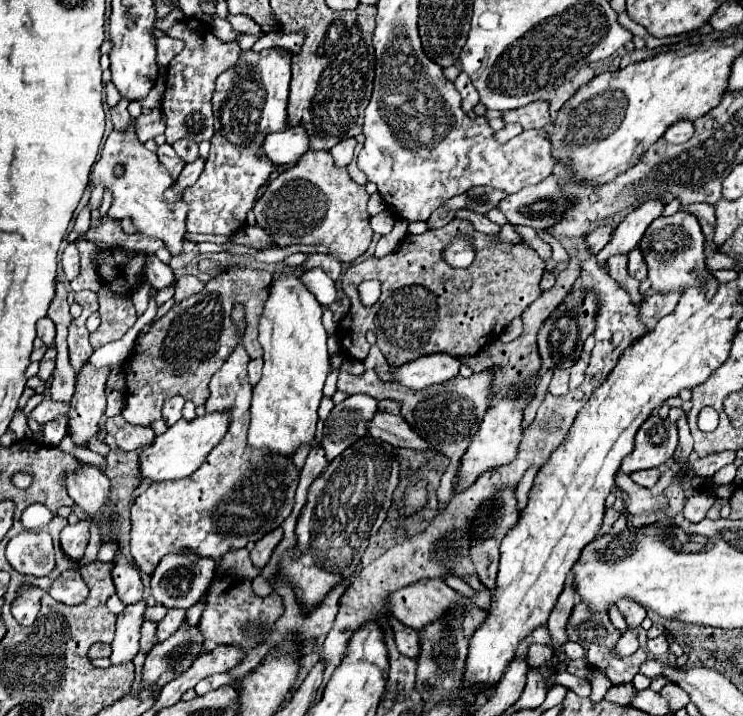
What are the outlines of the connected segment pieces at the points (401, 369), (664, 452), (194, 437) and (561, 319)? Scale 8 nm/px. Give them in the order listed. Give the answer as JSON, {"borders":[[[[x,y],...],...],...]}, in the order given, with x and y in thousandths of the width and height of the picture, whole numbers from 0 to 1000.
{"borders":[[[[572,494],[540,511],[524,511],[524,522],[529,534],[553,545],[567,545],[615,525],[615,500],[604,494]]],[[[873,581],[855,609],[855,628],[841,637],[836,656],[852,662],[865,654],[884,654],[900,642],[914,620],[911,595],[890,587],[887,581]]],[[[279,575],[276,581],[265,581],[262,587],[244,584],[233,592],[222,606],[211,609],[201,626],[190,631],[190,662],[192,668],[203,668],[206,673],[217,670],[241,670],[260,662],[273,645],[276,637],[300,615],[311,592],[311,578],[300,575]]],[[[785,411],[785,416],[769,416],[763,413],[755,427],[750,427],[750,433],[742,436],[742,441],[734,447],[734,453],[725,461],[725,494],[728,494],[728,517],[750,517],[750,514],[769,514],[782,492],[785,492],[785,480],[787,472],[798,464],[801,458],[801,436],[803,436],[803,416],[798,411]]]]}

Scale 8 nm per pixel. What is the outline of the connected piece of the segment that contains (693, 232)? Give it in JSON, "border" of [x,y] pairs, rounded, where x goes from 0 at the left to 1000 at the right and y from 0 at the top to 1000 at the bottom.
{"border":[[[911,296],[906,302],[887,302],[876,310],[876,316],[868,321],[863,338],[860,338],[863,355],[873,372],[873,391],[876,399],[887,411],[914,408],[919,411],[930,399],[946,399],[949,411],[957,416],[962,413],[968,402],[968,391],[960,385],[960,380],[949,369],[949,330],[943,324],[941,307],[930,296]]]}

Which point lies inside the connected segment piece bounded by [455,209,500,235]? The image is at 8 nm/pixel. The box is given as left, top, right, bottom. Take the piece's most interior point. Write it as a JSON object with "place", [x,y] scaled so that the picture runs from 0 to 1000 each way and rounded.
{"place":[647,311]}

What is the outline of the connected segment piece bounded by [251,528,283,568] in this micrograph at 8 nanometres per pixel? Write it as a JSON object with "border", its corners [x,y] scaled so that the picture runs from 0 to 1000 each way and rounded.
{"border":[[[370,737],[365,740],[359,749],[354,749],[351,754],[343,757],[343,765],[338,768],[338,785],[346,791],[346,793],[354,793],[359,785],[362,785],[362,777],[367,771],[367,765],[376,760],[381,749],[381,740],[378,737]]]}

